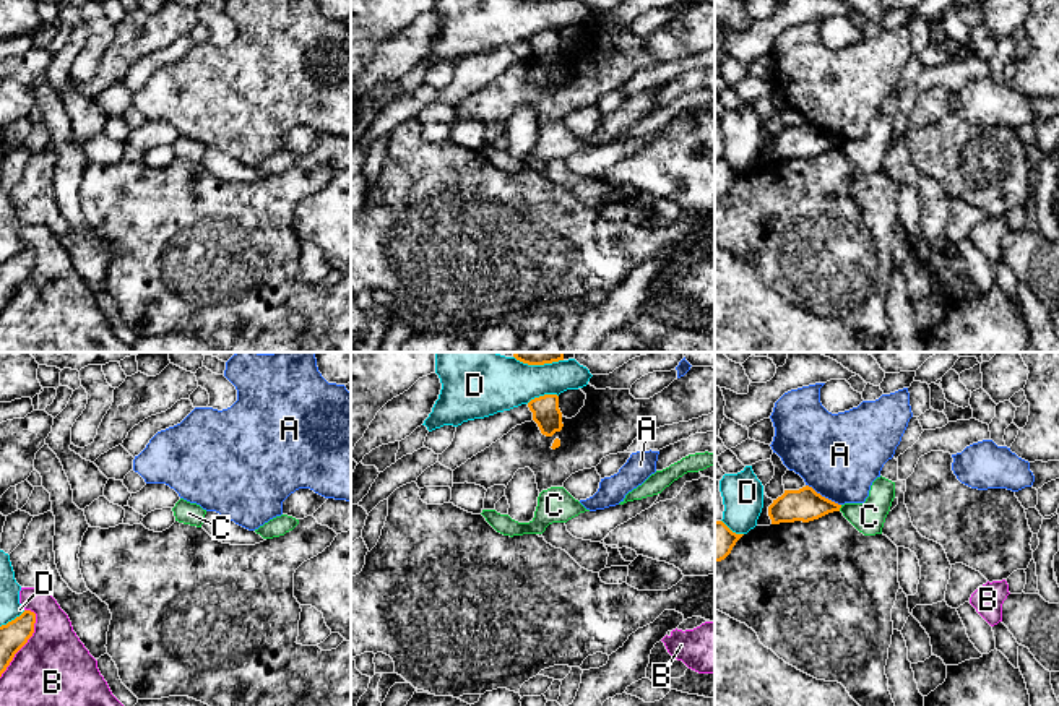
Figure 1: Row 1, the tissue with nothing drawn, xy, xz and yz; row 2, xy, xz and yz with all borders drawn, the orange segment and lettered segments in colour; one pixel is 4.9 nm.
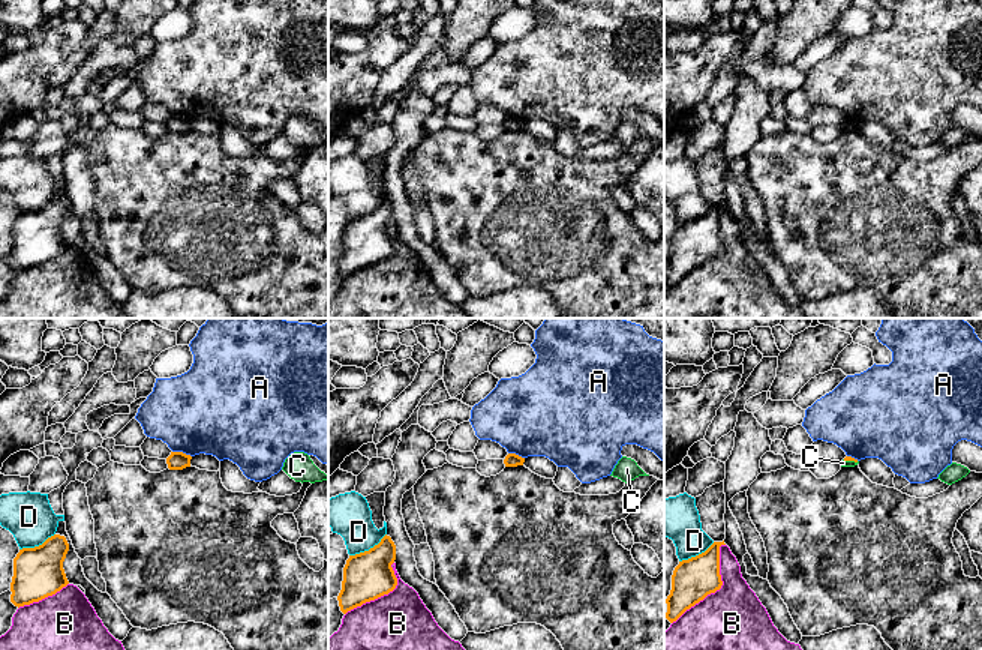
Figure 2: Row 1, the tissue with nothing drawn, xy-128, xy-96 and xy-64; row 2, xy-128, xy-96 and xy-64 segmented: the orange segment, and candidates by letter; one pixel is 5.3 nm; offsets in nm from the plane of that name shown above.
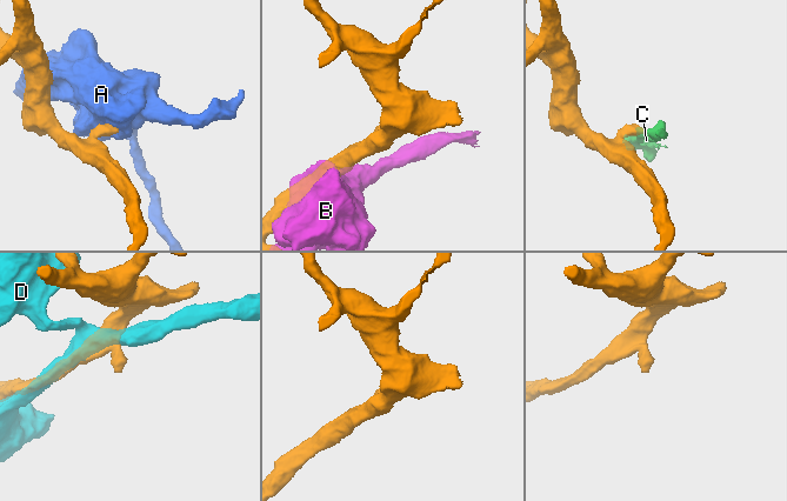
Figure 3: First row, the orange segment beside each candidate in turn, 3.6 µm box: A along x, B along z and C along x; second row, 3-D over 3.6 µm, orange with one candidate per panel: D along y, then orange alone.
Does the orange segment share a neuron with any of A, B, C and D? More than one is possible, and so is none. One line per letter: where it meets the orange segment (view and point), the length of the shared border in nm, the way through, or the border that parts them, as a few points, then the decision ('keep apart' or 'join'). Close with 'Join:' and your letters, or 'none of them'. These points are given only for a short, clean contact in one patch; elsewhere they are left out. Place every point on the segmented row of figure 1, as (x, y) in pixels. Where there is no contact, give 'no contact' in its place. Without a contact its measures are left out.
A: contact yz (824, 497); length 200 nm; border yz (806, 484), (840, 505); keep apart
B: contact xy (26, 641); length 380 nm; keep apart
C: contact yz (840, 507); length 40 nm; border yz (842, 505), (838, 510); keep apart
D: contact xz (541, 396); length 170 nm; keep apart
Join: none of them

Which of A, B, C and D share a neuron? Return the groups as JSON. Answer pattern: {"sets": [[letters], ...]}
{"sets": [["A"], ["B"], ["C"], ["D"]]}

